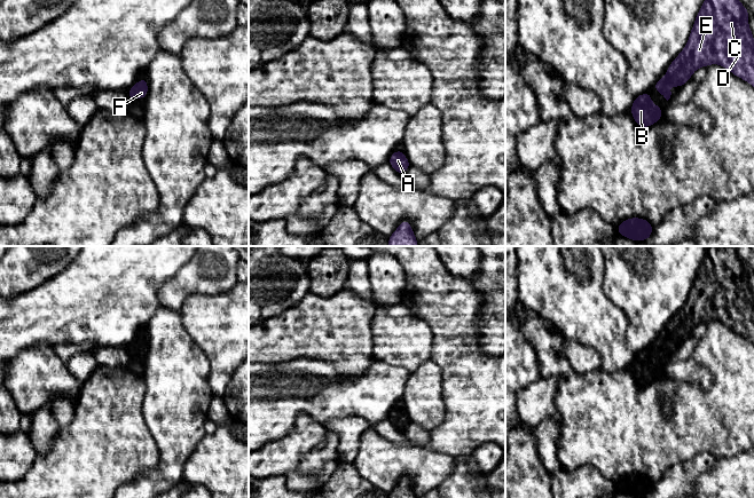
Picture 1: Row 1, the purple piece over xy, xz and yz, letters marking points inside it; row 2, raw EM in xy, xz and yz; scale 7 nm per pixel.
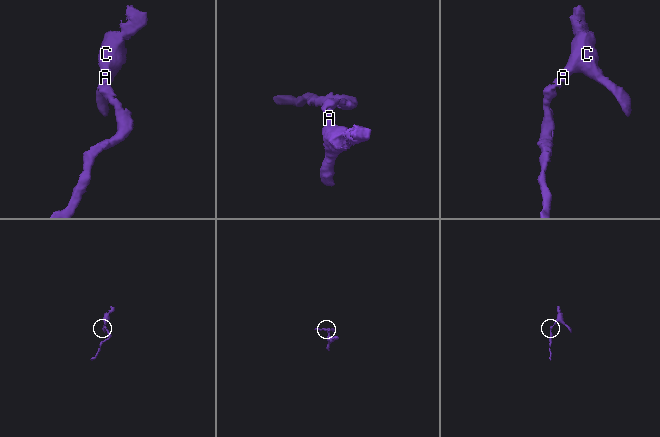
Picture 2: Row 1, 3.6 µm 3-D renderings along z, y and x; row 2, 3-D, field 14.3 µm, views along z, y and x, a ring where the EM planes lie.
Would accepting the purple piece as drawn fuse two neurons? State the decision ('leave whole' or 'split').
leave whole

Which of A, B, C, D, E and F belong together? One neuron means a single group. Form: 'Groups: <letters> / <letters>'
Groups: A B C D E F

